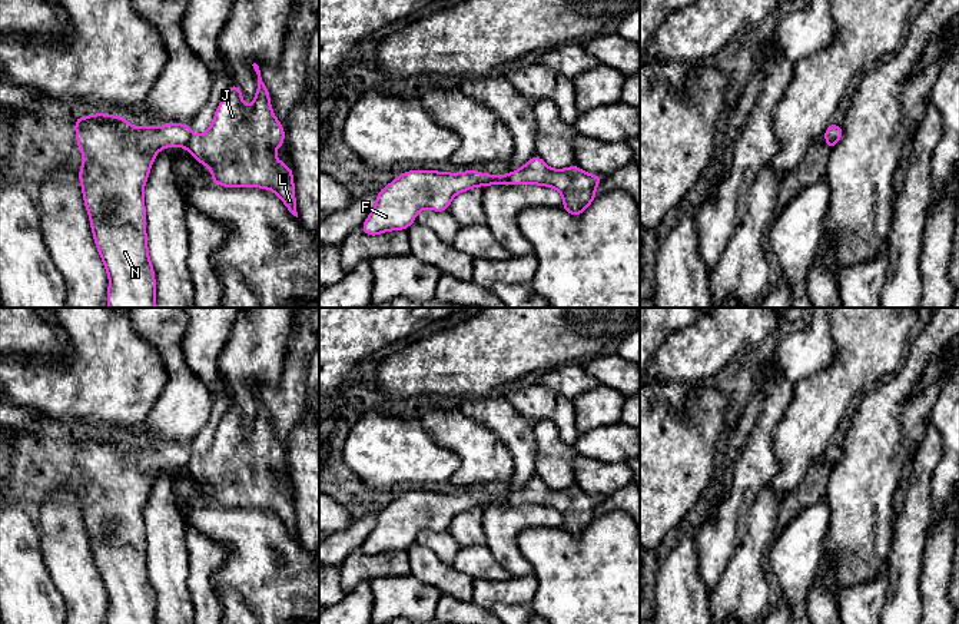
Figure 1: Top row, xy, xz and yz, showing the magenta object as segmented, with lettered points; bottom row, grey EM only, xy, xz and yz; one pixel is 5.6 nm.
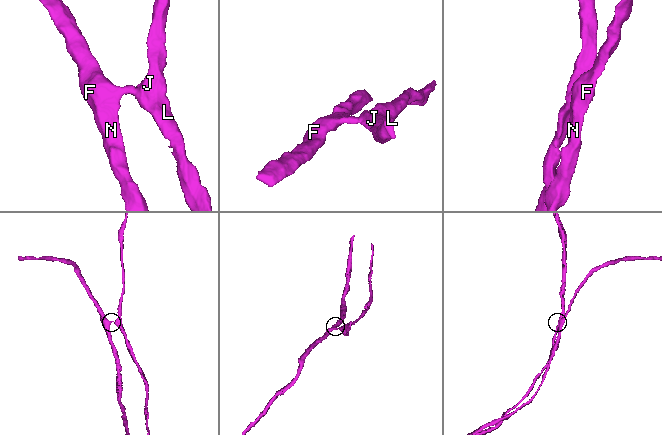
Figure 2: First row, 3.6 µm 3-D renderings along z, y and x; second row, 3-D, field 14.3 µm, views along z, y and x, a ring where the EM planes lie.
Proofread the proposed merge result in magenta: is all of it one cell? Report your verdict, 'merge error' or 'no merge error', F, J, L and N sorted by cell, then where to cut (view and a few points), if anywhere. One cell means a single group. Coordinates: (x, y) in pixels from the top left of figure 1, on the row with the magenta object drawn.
merge error; groups F N / J L; cut xy (192, 136), (185, 146)

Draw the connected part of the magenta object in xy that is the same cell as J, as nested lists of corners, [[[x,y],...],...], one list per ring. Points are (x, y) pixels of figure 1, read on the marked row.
[[[256,63],[252,66],[258,74],[252,106],[249,109],[243,107],[242,90],[233,83],[222,97],[210,127],[200,136],[192,136],[186,149],[195,160],[210,169],[212,183],[225,187],[271,189],[298,218],[293,173],[286,163],[279,162],[275,156],[275,150],[285,142],[285,130],[272,112],[269,92],[262,82],[259,66]]]

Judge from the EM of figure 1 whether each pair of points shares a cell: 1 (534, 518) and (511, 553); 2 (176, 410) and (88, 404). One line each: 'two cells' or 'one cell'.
1: one cell
2: two cells

